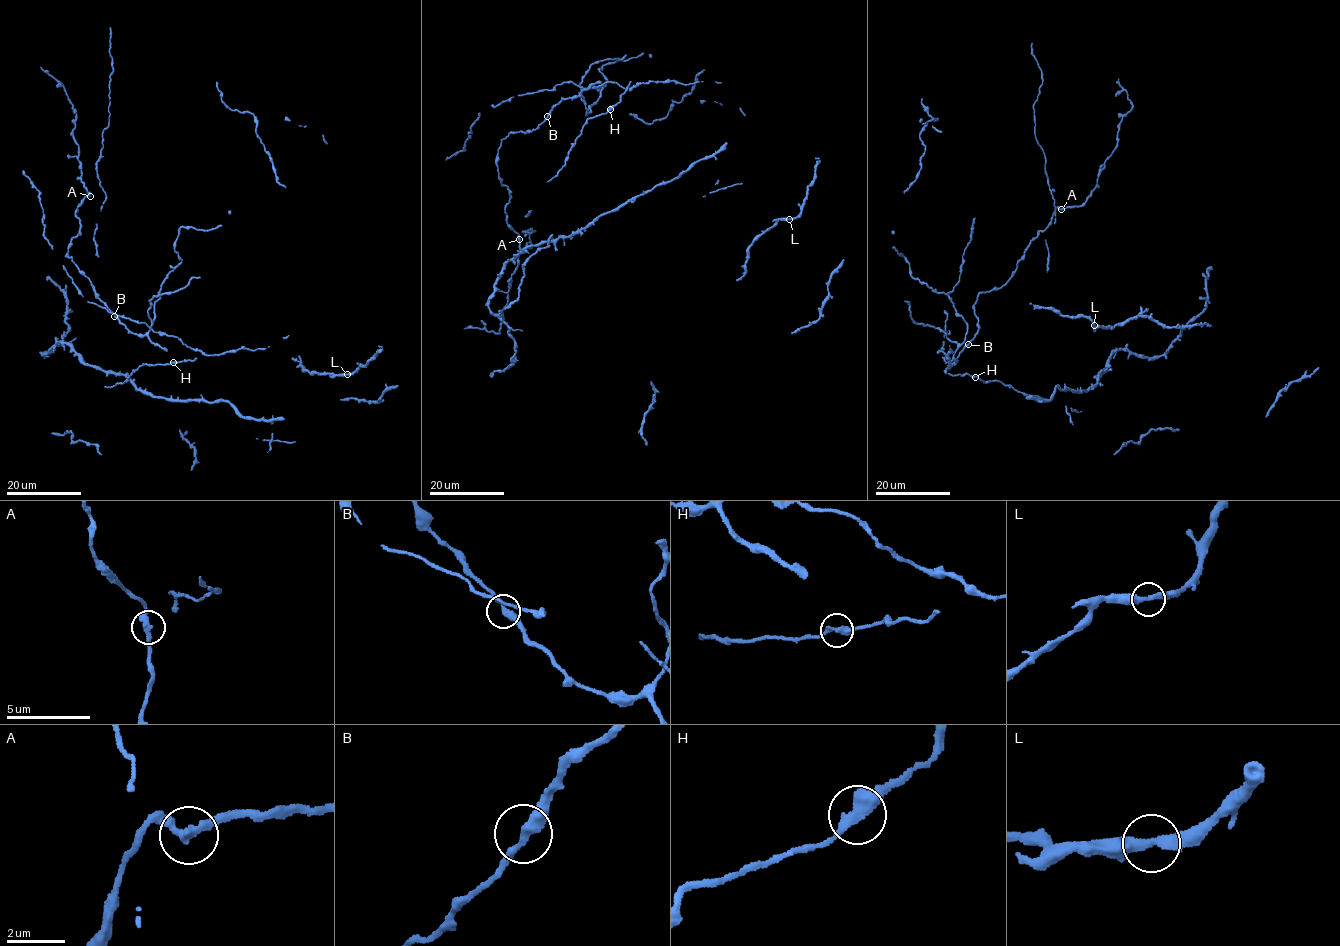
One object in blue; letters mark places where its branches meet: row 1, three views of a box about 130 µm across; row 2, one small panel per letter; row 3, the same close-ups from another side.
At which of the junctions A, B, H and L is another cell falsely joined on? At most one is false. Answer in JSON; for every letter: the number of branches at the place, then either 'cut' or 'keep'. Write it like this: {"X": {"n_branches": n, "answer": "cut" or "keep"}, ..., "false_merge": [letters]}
{"A": {"n_branches": 2, "answer": "keep"}, "B": {"n_branches": 2, "answer": "keep"}, "H": {"n_branches": 2, "answer": "keep"}, "L": {"n_branches": 2, "answer": "keep"}, "false_merge": []}

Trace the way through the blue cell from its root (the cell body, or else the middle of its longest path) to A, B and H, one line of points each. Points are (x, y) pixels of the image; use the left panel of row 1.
A: (138, 367), (190, 361), (202, 353), (151, 329), (132, 333), (66, 257), (79, 231), (77, 207), (90, 196)
B: (138, 367), (190, 361), (202, 353), (176, 337), (151, 329), (145, 335), (134, 334), (114, 316)
H: (138, 367), (144, 363), (173, 362)

